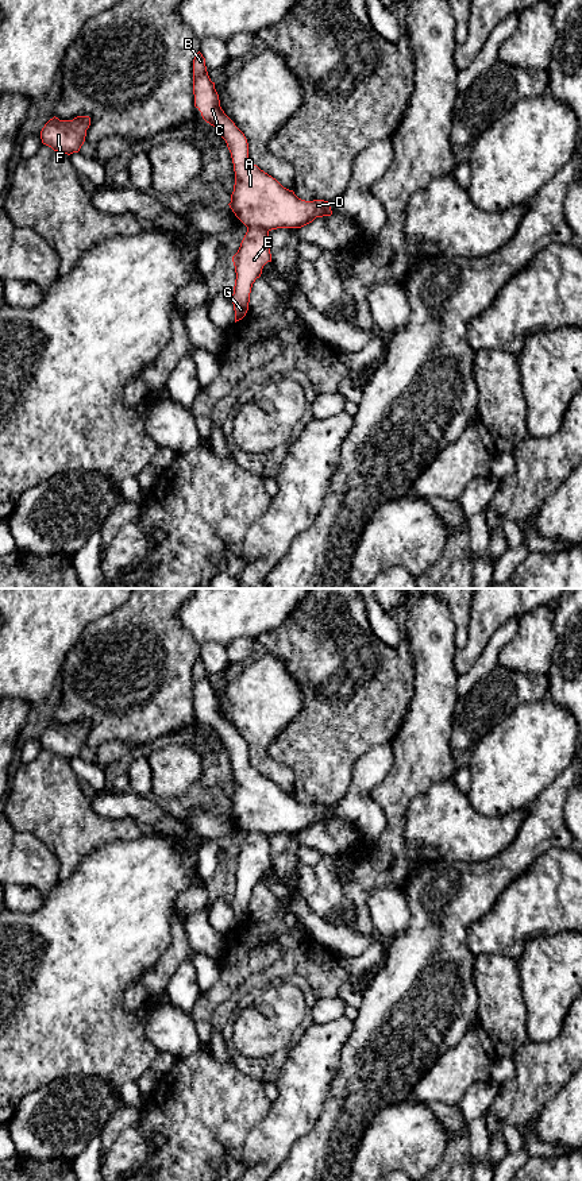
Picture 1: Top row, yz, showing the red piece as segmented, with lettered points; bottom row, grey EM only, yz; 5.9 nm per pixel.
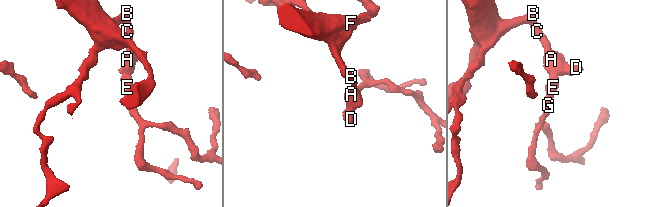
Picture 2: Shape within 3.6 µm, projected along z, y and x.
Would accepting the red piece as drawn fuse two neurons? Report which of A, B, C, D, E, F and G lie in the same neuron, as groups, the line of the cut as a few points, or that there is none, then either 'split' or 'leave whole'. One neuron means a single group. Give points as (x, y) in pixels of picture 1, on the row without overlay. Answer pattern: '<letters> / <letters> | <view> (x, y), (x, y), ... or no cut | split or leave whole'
A B C D F / E G | yz (247, 830), (261, 830), (268, 836) | split

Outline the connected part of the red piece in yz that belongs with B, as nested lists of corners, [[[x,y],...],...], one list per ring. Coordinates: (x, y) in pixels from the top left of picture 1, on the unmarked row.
[[[200,656],[193,664],[193,699],[194,711],[220,737],[231,757],[235,790],[228,810],[246,831],[301,833],[316,822],[332,819],[328,806],[298,803],[248,764],[247,744],[221,714]]]

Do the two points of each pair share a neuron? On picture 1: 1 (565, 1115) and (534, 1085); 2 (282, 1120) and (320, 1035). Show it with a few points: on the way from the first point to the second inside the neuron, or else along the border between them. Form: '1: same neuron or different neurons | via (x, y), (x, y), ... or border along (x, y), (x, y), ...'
1: different neurons | border along (567, 1083), (530, 1124)
2: same neuron | via (300, 1099), (304, 1080), (315, 1057)

